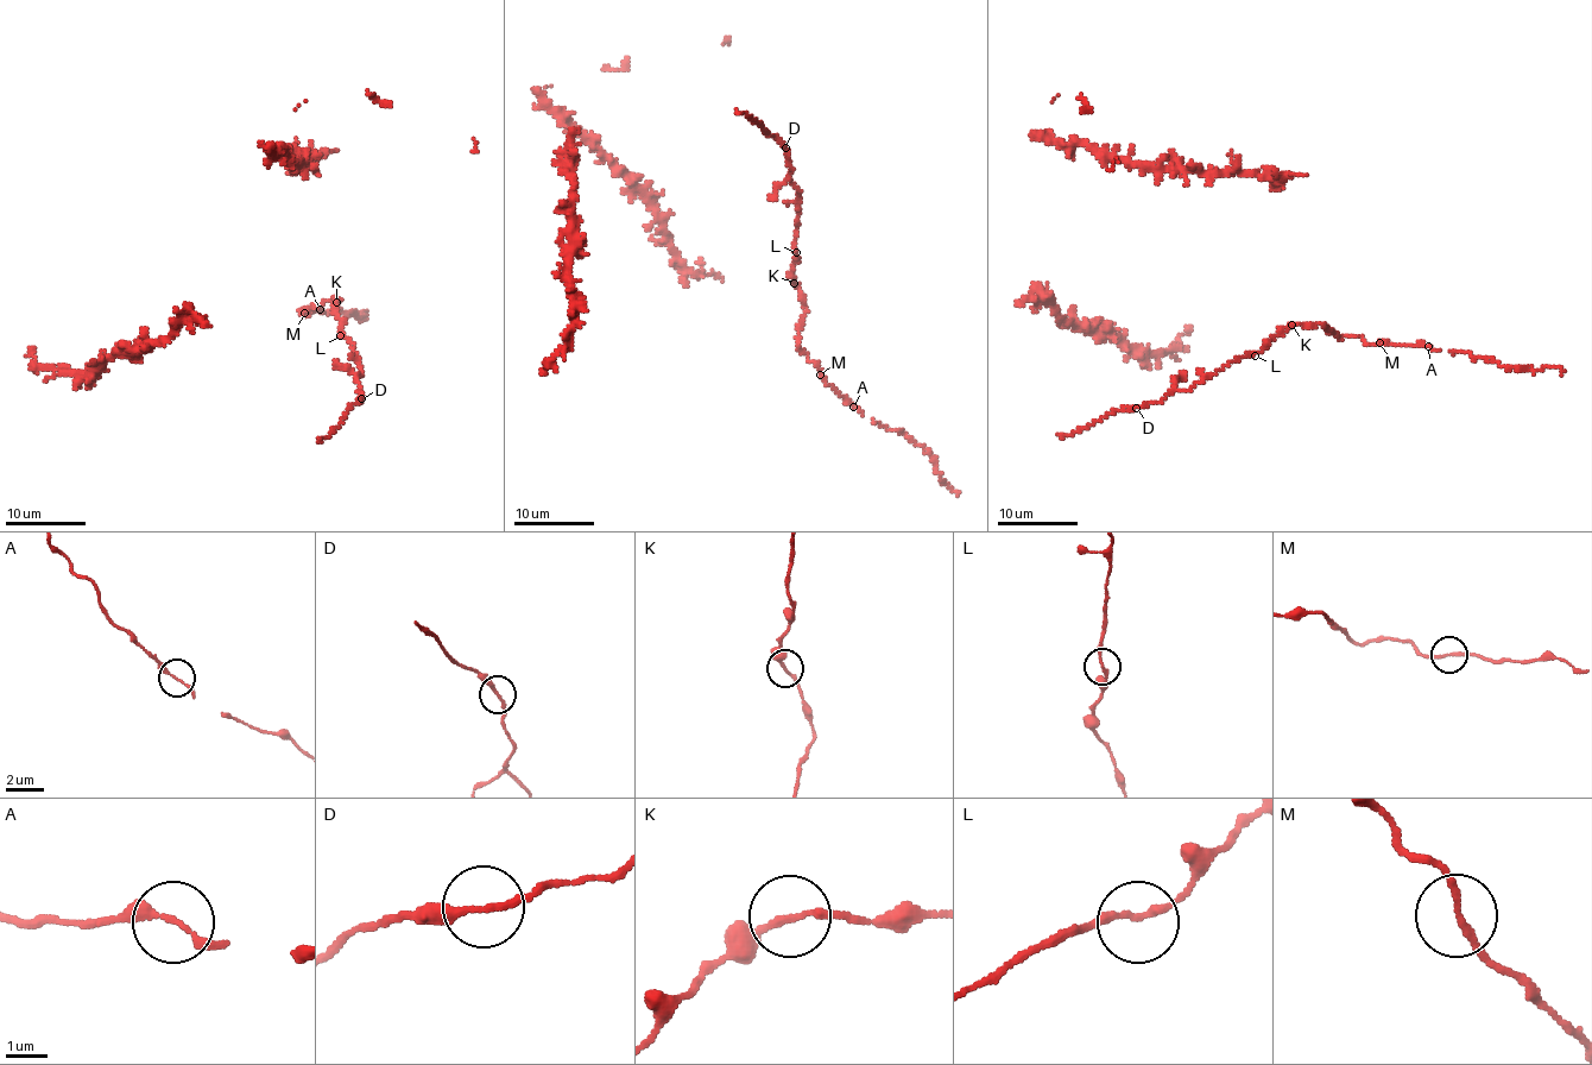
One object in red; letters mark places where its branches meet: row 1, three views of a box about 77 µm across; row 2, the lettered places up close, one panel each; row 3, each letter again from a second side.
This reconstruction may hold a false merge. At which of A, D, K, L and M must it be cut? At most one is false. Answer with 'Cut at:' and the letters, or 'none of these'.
Cut at: none of these

